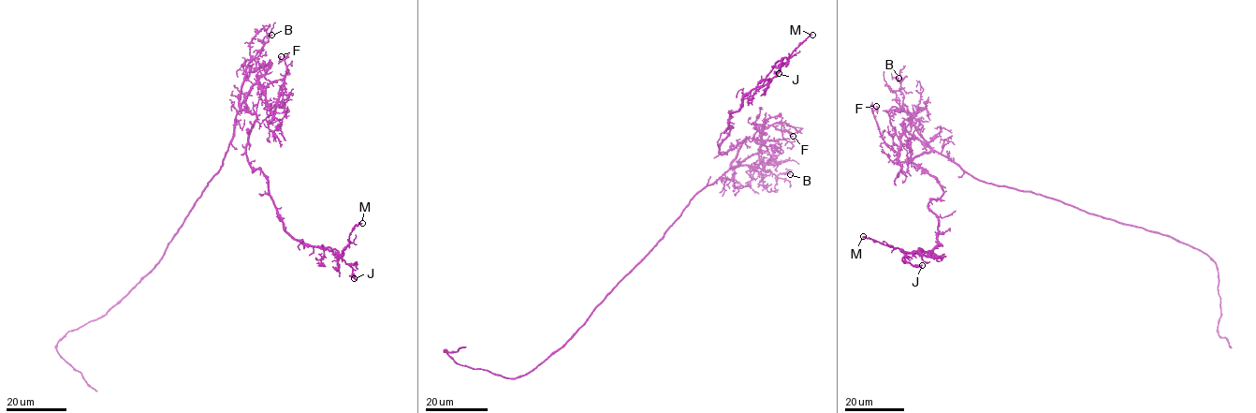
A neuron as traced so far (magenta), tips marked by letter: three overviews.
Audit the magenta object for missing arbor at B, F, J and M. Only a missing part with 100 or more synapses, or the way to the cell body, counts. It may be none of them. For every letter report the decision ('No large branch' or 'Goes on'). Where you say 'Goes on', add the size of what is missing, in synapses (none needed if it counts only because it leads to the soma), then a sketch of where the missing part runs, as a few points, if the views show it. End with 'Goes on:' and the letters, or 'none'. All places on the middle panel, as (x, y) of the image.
B: No large branch
F: No large branch
J: No large branch
M: No large branch
Goes on: none

